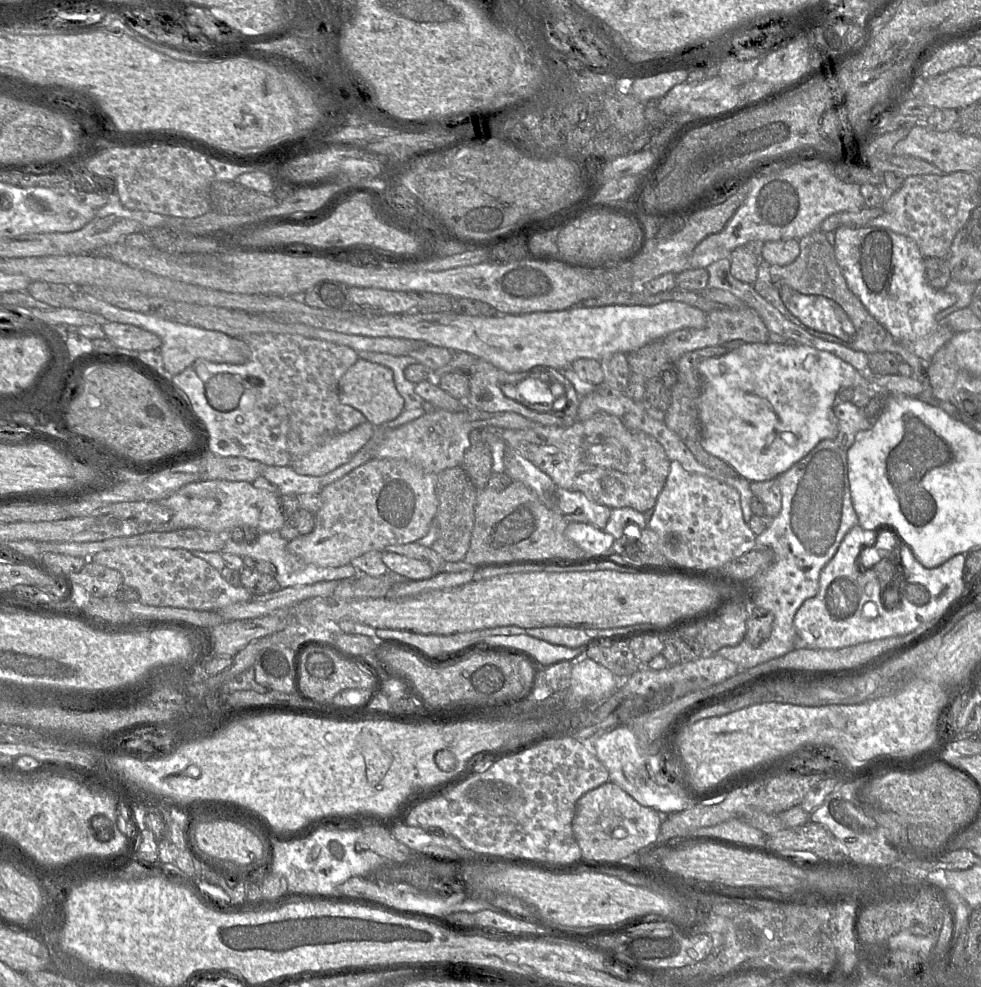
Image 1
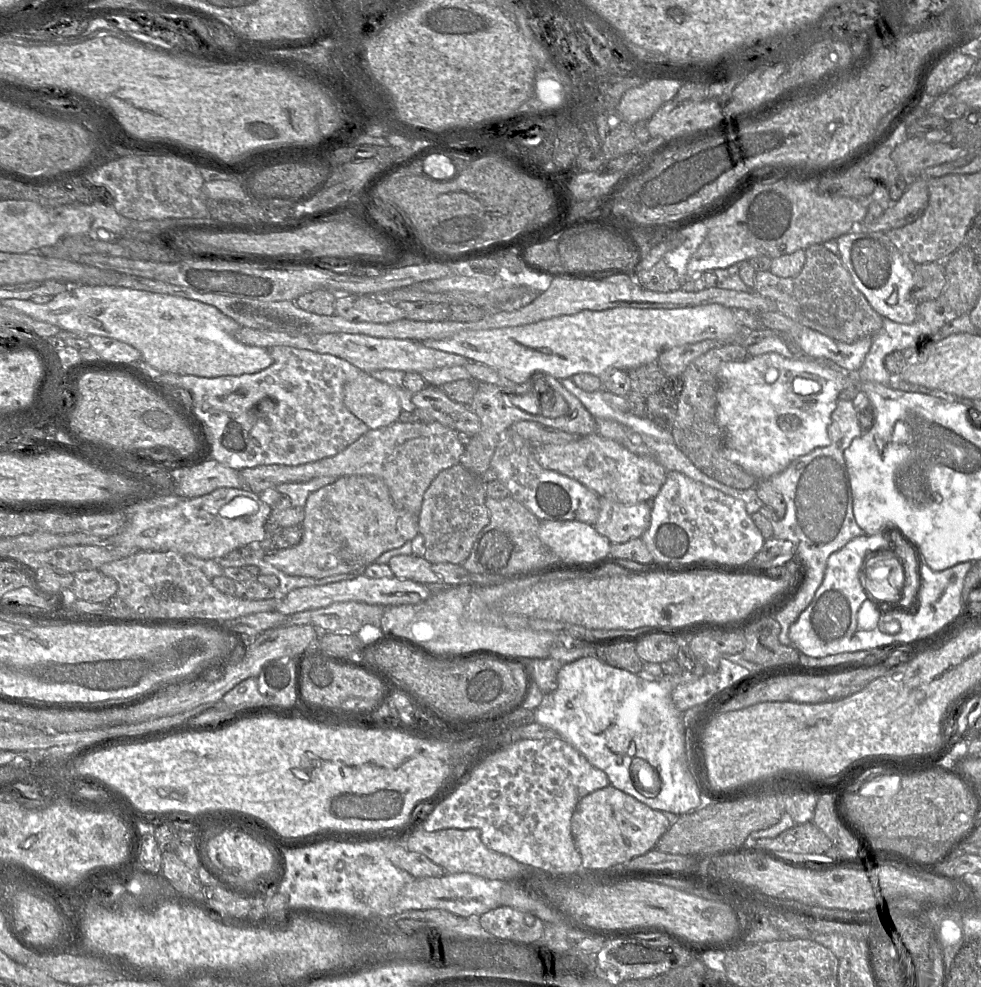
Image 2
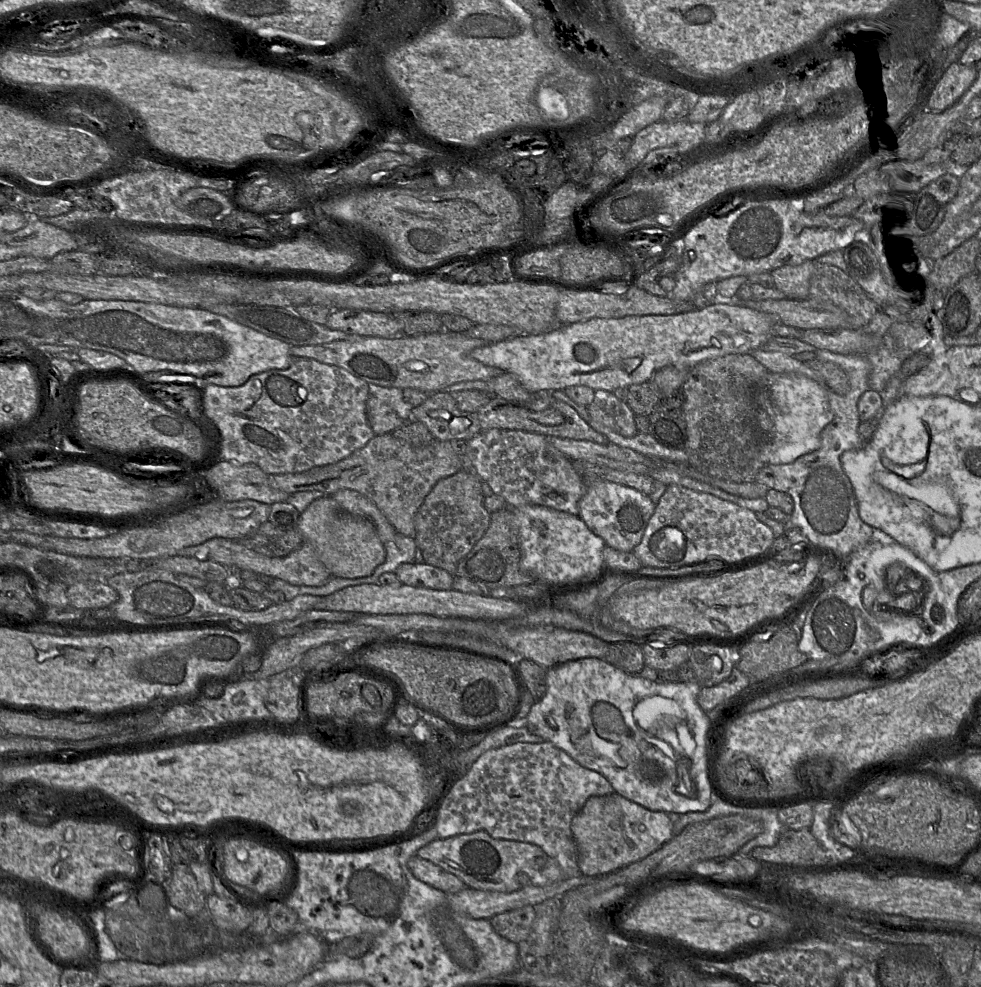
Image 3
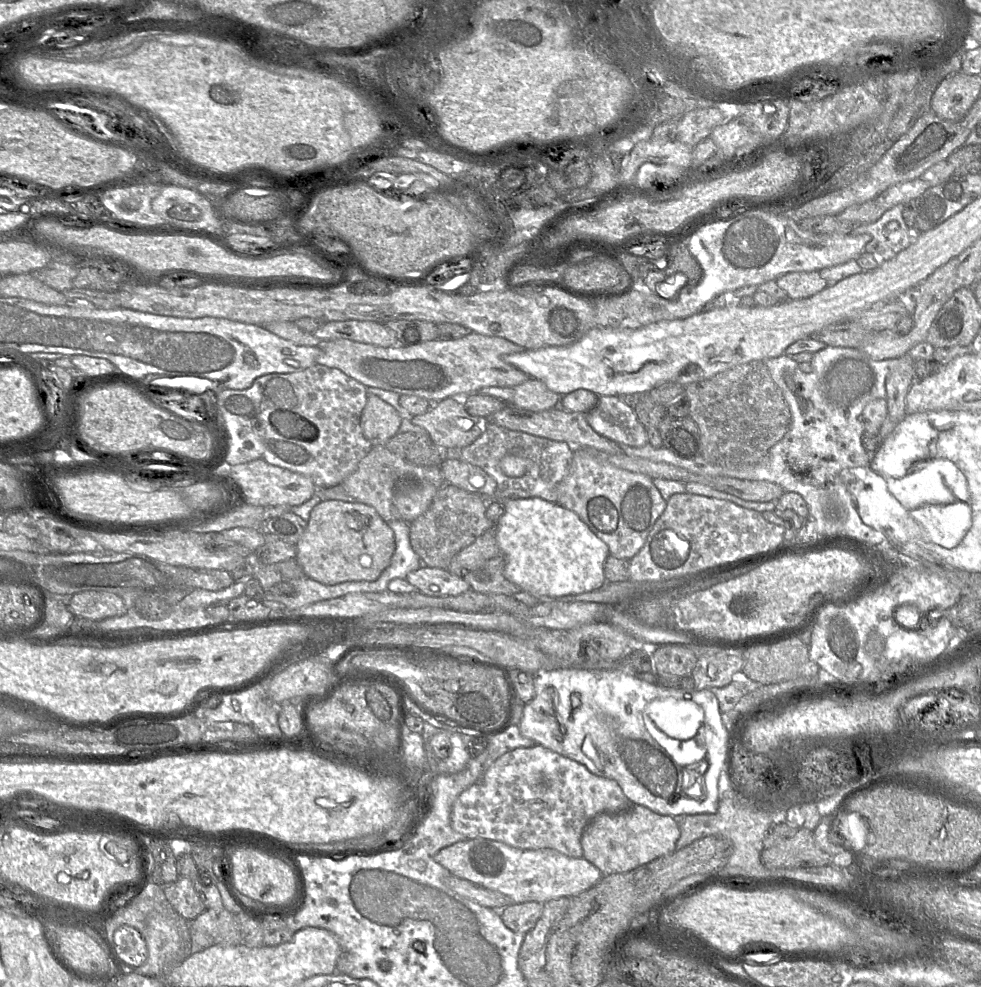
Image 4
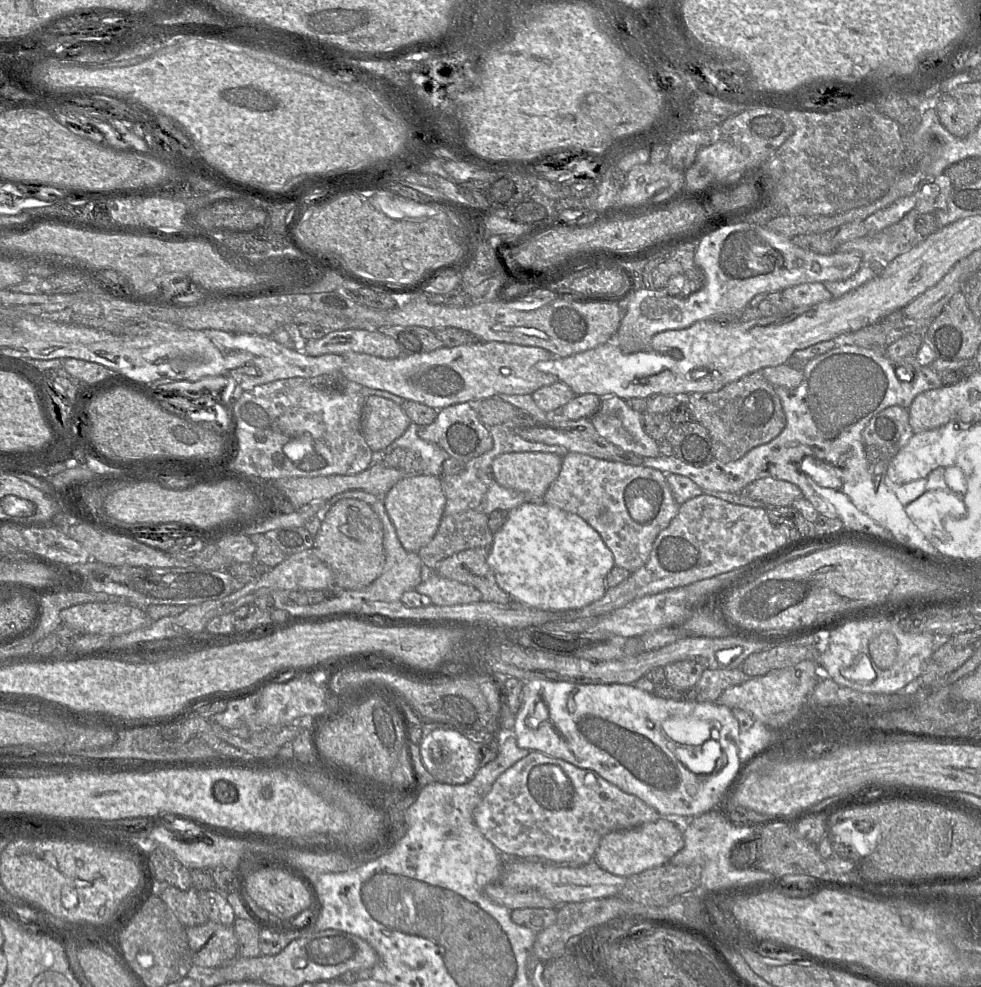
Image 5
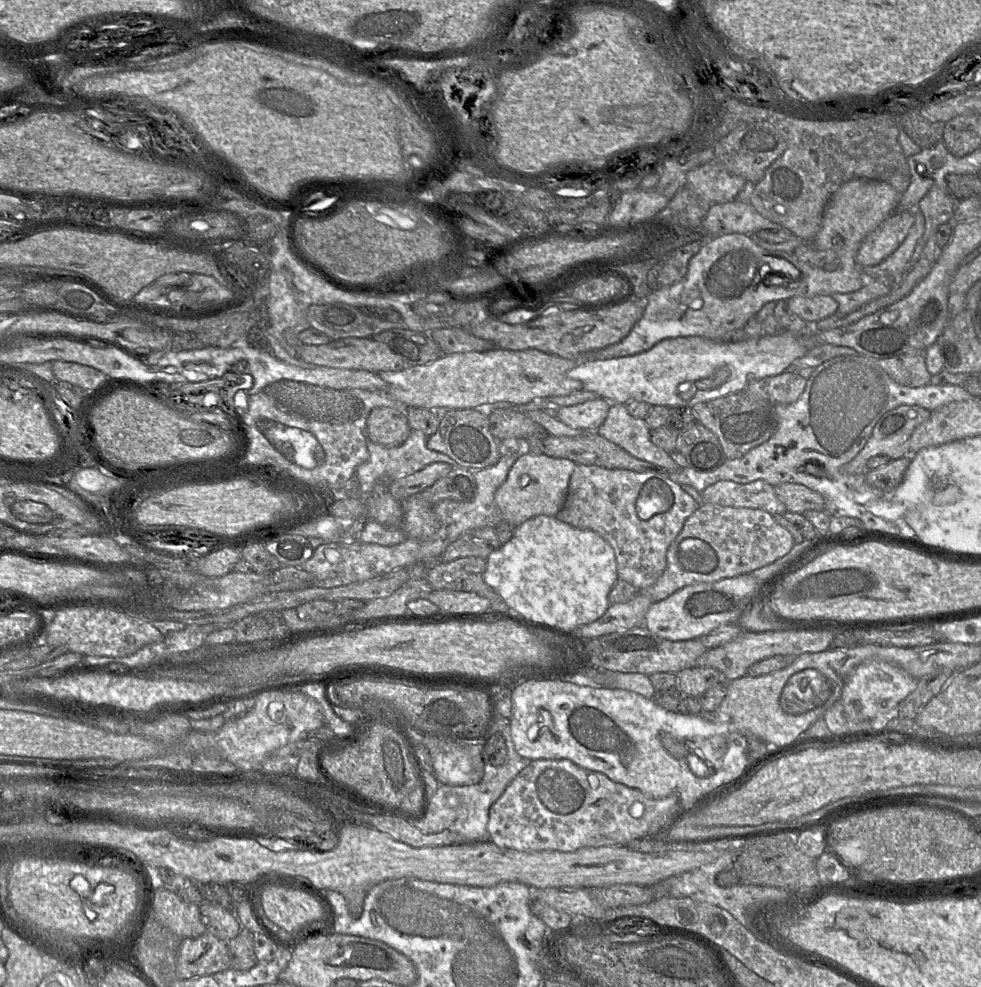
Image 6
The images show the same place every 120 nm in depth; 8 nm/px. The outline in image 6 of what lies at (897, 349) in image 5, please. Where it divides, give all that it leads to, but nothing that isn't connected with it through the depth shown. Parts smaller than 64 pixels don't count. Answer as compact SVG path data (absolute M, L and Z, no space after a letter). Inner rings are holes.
M913 351L877 360L880 367L897 383L917 388L931 383L932 375L925 362L925 351Z

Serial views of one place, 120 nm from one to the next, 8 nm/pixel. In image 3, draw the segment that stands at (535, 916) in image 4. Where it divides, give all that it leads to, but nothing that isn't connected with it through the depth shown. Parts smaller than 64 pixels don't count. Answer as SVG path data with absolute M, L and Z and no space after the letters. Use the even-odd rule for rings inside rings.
M526 905L498 913L489 921L500 936L518 944L528 936L535 915L534 906Z

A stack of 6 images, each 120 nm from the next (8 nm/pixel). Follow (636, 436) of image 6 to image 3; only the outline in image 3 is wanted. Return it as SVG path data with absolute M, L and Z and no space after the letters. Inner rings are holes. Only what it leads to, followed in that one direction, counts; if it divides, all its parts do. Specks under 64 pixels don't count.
M596 390L594 399L587 408L593 421L624 437L633 437L638 433L635 414L625 401L617 398L612 392Z

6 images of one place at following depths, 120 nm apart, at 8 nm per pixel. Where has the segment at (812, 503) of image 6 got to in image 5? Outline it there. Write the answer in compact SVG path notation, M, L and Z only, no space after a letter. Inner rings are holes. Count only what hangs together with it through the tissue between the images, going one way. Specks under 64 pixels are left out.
M771 477L756 480L740 492L743 495L762 501L767 506L791 506L792 503L803 497L801 490L794 484Z

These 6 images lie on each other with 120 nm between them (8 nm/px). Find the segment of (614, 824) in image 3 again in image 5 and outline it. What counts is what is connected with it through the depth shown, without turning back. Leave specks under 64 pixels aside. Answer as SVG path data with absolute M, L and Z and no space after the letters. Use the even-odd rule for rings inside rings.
M660 817L635 828L613 831L601 839L594 855L600 868L616 876L629 877L670 862L684 846L681 827L673 821Z

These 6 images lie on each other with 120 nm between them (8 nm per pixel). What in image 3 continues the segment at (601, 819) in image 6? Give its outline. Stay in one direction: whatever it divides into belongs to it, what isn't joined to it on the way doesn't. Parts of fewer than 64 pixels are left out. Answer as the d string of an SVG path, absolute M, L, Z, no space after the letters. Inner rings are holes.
M550 742L544 743L516 743L491 749L483 753L469 768L464 776L452 788L445 798L438 811L435 827L438 833L438 839L445 839L460 834L471 834L477 831L486 831L494 839L520 841L539 846L551 858L555 859L559 866L569 877L575 877L581 874L577 861L577 847L571 832L571 822L574 816L582 809L586 801L592 796L605 796L614 793L610 782L600 773L587 769L572 759L566 752L557 748Z

